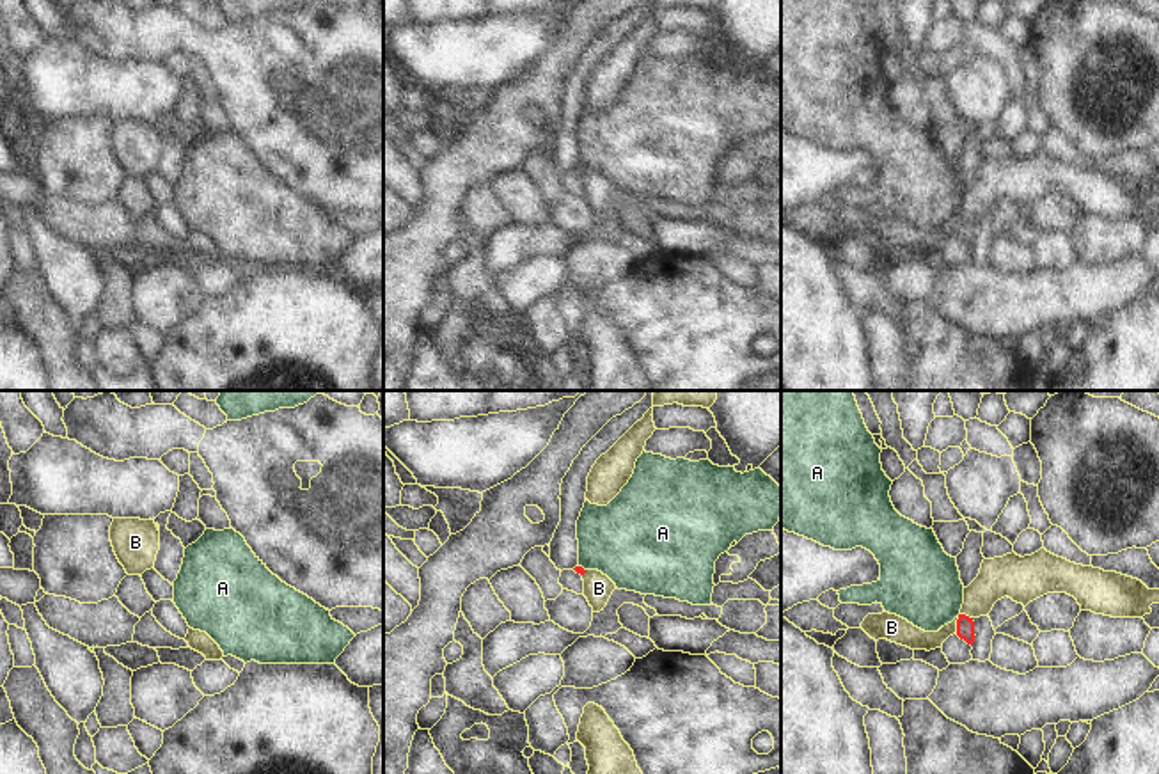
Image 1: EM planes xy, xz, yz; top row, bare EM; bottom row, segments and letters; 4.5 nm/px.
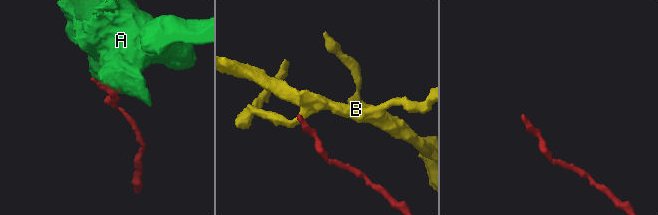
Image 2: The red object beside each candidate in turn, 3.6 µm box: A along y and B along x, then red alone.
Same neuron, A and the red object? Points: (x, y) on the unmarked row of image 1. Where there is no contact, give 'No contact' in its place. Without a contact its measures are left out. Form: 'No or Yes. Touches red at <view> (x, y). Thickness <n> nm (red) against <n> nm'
No. Touches red at xz (583, 171). Thickness 40 nm (red) against 380 nm

